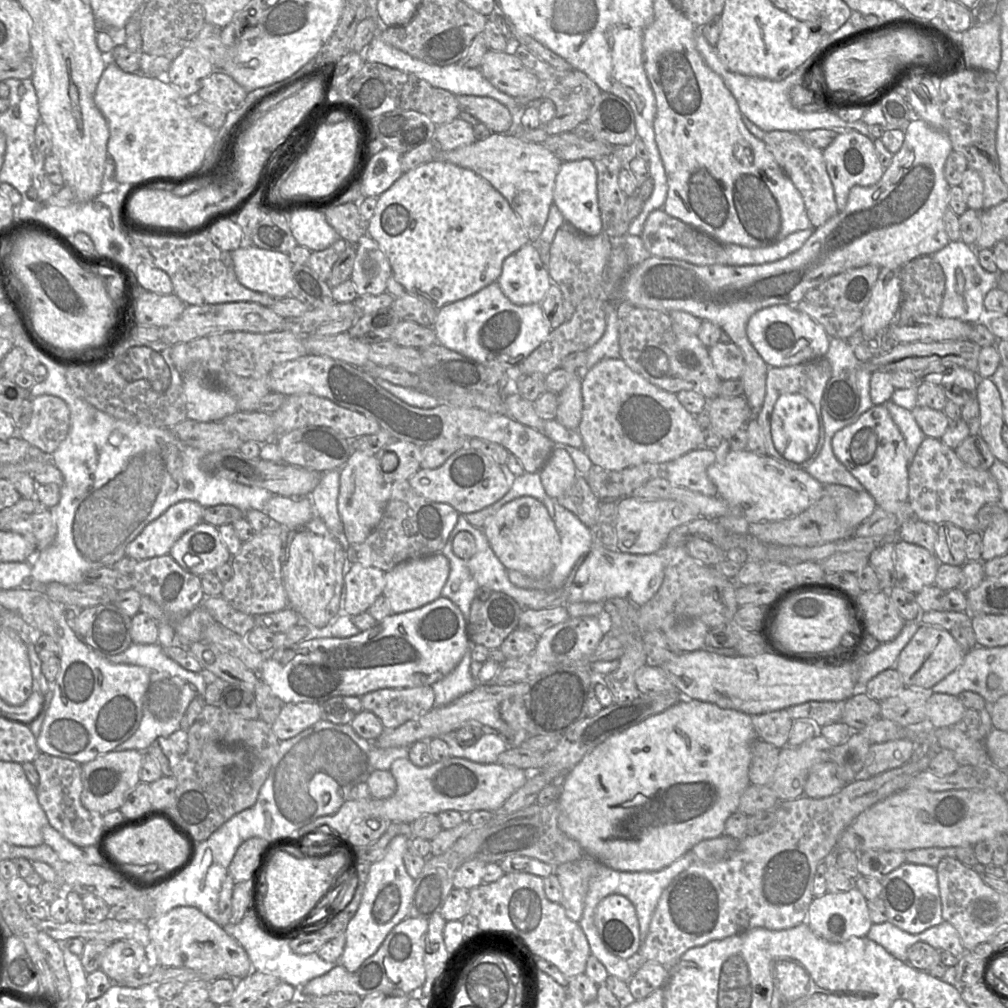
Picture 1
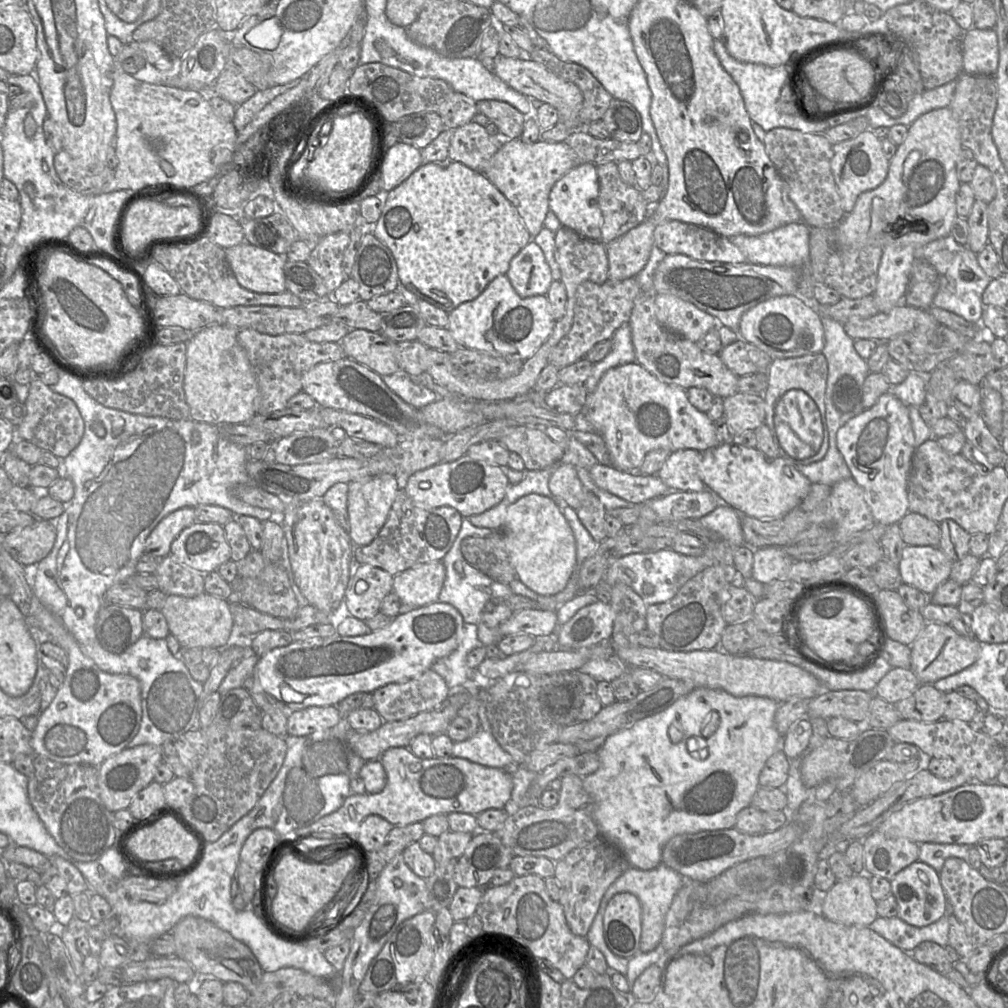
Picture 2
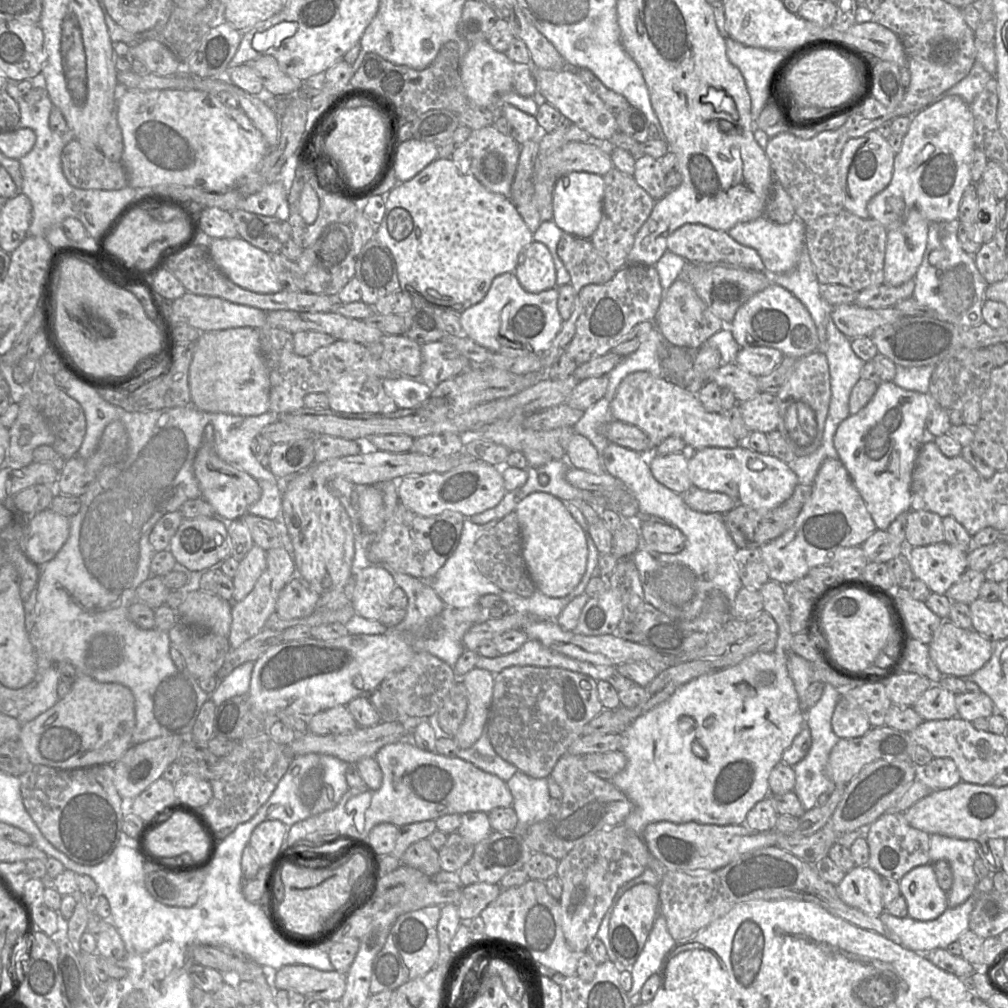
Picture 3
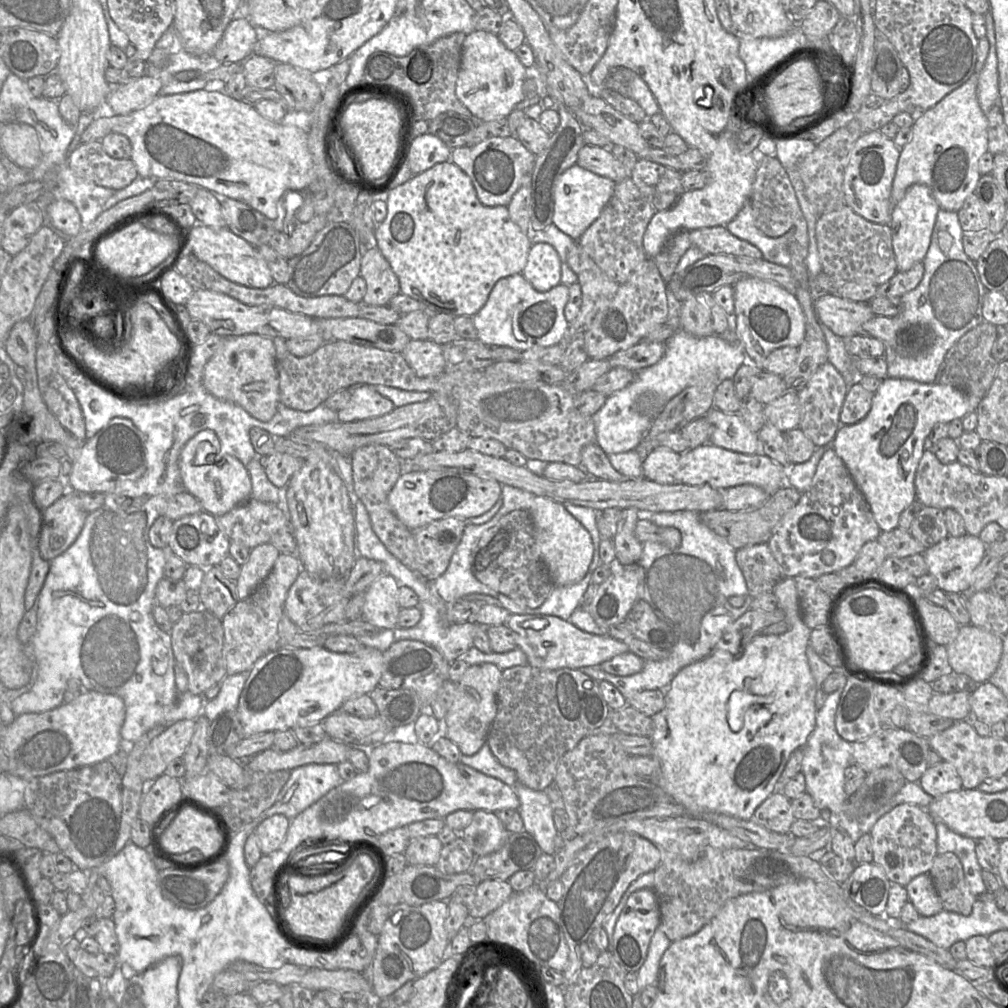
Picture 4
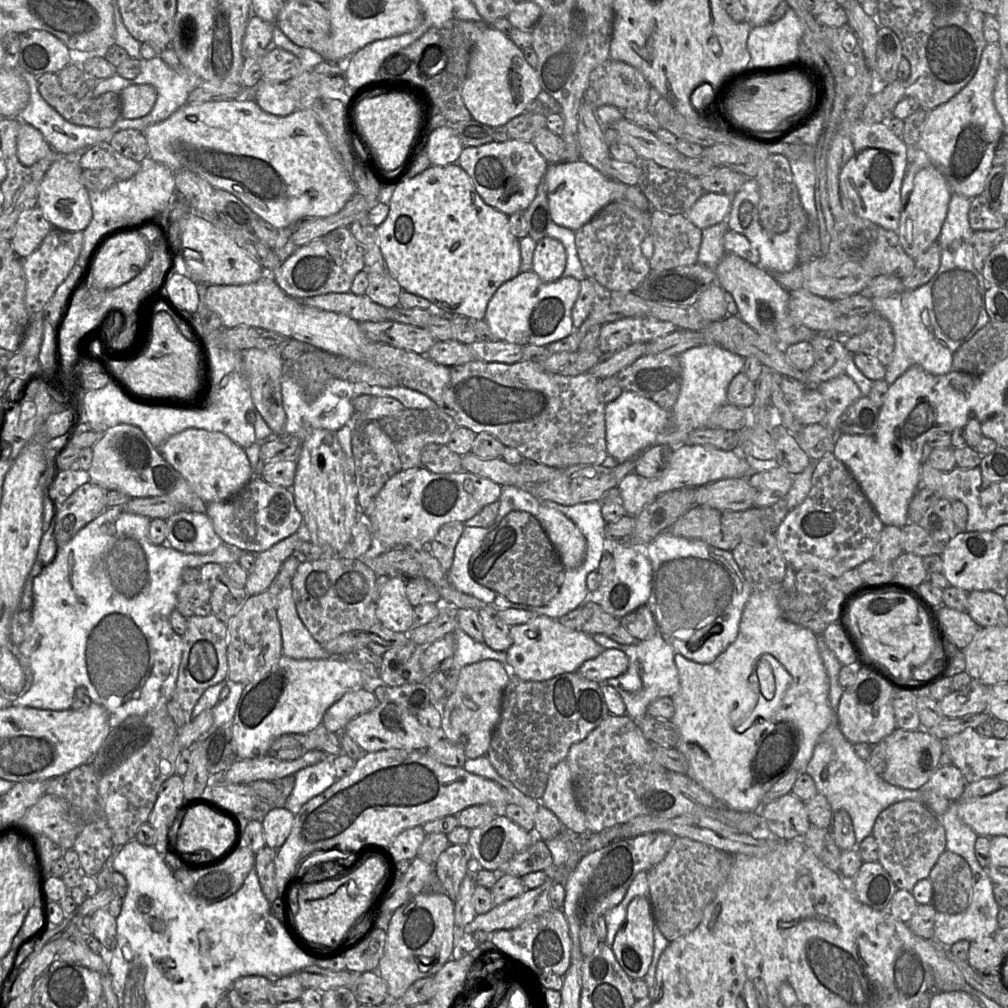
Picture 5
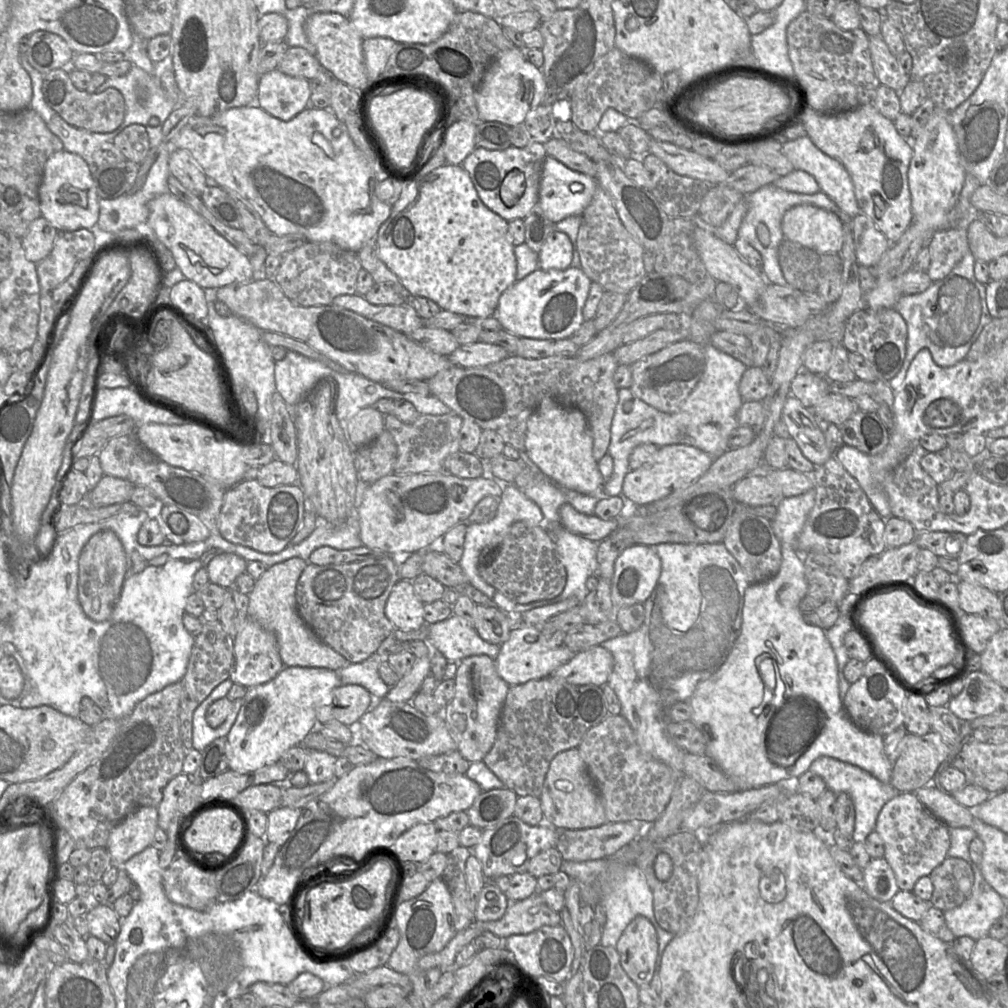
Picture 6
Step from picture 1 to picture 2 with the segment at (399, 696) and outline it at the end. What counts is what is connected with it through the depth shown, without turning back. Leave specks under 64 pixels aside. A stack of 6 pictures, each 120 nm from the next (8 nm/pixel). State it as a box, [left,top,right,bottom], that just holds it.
[372,669,450,722]

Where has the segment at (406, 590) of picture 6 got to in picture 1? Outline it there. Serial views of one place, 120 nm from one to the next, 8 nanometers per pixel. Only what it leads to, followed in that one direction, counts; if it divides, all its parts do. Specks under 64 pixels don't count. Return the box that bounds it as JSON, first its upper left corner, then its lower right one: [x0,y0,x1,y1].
[344,563,385,616]

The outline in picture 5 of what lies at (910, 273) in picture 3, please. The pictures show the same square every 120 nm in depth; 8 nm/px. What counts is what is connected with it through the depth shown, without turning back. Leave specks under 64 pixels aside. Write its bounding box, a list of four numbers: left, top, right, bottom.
[896,164,951,260]

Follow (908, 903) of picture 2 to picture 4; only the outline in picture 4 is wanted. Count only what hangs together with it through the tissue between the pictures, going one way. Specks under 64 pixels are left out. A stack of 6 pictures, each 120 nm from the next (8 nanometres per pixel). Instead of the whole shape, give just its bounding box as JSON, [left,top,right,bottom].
[905,874,943,917]

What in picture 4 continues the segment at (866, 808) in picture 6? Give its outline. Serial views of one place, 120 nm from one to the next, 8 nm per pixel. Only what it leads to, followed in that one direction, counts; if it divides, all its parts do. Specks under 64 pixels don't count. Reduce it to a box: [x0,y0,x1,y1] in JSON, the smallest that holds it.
[801,687,934,843]

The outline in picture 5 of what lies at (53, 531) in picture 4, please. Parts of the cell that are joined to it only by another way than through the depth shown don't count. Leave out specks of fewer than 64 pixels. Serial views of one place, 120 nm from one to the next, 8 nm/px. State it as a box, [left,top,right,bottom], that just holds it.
[54,481,108,547]

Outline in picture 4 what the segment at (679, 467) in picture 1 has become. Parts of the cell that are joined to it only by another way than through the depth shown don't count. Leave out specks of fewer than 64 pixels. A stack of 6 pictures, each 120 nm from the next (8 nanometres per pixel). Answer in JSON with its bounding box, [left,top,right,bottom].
[643,448,680,484]

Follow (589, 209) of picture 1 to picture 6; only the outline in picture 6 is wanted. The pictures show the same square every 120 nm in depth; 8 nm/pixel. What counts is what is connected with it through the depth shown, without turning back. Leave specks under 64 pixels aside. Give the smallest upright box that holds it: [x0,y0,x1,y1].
[538,155,598,224]

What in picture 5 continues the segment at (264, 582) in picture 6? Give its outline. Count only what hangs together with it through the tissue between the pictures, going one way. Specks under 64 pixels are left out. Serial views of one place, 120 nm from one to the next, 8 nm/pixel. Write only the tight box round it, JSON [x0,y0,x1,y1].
[276,585,330,659]

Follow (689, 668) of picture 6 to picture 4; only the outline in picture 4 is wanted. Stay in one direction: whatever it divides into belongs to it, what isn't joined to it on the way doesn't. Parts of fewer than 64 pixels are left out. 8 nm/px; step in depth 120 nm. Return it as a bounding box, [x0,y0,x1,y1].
[579,512,753,700]

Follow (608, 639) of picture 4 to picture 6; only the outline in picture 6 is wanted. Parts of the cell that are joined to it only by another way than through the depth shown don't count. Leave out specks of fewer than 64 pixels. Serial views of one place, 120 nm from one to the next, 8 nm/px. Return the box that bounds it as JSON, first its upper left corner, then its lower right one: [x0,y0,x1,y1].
[494,626,575,686]

